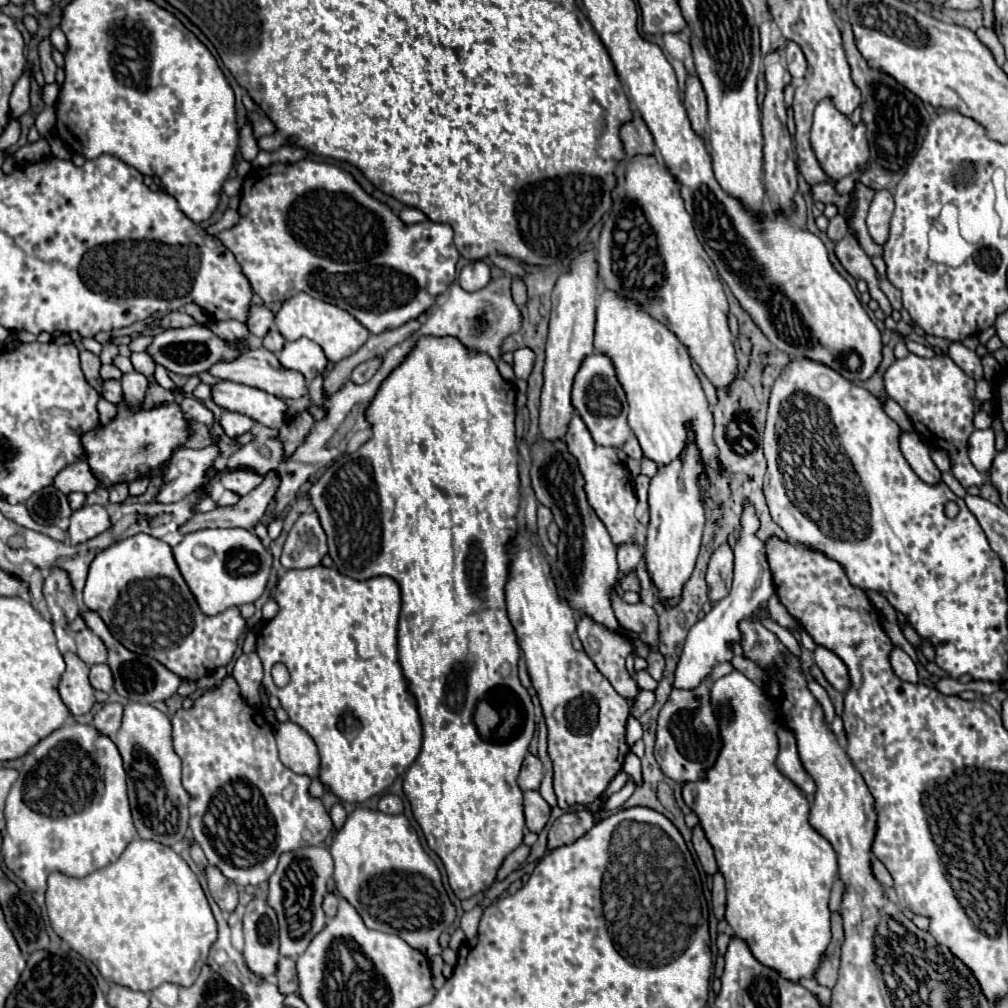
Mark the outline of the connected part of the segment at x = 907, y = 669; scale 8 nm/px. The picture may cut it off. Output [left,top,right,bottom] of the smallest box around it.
[891,648,919,684]

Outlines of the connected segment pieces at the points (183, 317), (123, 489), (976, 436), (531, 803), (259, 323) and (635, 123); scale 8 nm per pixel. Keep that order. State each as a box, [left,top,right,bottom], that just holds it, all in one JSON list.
[[157,310,199,328],[109,480,129,502],[967,428,995,472],[525,792,551,832],[245,306,275,338],[621,114,655,158]]

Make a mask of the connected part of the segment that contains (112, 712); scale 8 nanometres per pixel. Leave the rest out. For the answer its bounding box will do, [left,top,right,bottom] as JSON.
[93,704,123,738]

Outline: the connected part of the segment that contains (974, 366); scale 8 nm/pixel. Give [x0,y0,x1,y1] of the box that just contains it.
[949,342,983,380]

